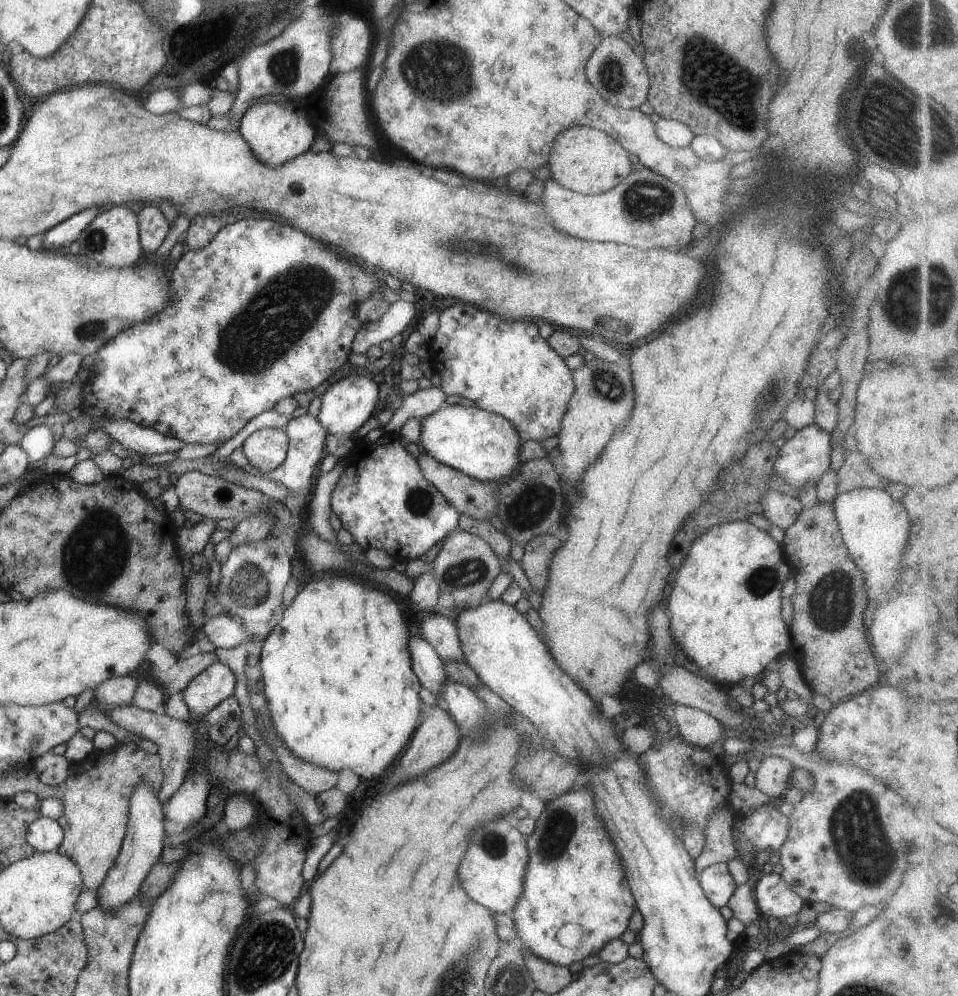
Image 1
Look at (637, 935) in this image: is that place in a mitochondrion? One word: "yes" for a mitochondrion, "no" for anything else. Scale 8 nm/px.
no

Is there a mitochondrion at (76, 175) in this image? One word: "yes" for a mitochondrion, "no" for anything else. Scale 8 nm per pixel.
no

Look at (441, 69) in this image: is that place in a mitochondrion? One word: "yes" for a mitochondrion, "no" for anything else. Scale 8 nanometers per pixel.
yes

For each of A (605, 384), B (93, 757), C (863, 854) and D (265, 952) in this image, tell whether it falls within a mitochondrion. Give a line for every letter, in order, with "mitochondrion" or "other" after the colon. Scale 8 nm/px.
A: mitochondrion
B: other
C: mitochondrion
D: mitochondrion

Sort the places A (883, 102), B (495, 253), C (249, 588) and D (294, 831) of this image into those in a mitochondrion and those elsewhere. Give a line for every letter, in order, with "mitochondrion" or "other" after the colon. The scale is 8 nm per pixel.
A: mitochondrion
B: mitochondrion
C: mitochondrion
D: other

